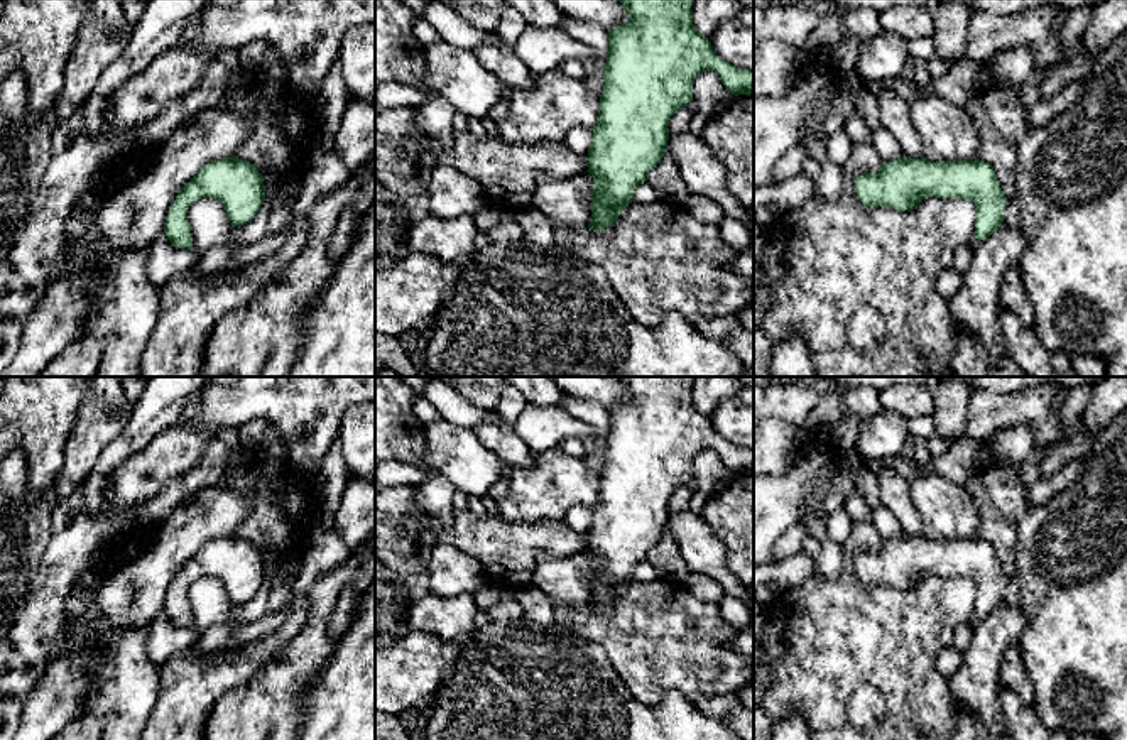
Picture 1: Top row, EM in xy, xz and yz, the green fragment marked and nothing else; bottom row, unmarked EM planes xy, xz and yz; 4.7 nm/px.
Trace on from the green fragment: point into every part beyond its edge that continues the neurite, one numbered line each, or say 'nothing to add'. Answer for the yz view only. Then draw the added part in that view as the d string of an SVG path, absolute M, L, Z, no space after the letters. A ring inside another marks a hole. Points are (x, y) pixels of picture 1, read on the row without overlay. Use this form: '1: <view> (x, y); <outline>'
1: yz (1072, 551); M1127 407L1093 436L1090 454L1076 482L1043 505L1034 507L1019 522L1015 561L1015 573L1005 578L1002 603L1019 607L1027 615L1027 625L1019 637L1019 650L1034 688L1034 711L1053 733L1063 730L1071 737L1092 733L1103 740L1127 740Z

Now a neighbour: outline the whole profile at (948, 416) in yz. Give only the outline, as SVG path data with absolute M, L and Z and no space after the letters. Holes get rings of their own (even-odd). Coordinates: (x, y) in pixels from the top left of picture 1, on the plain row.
M941 380L933 389L933 424L936 434L955 443L965 436L972 389L961 382Z

